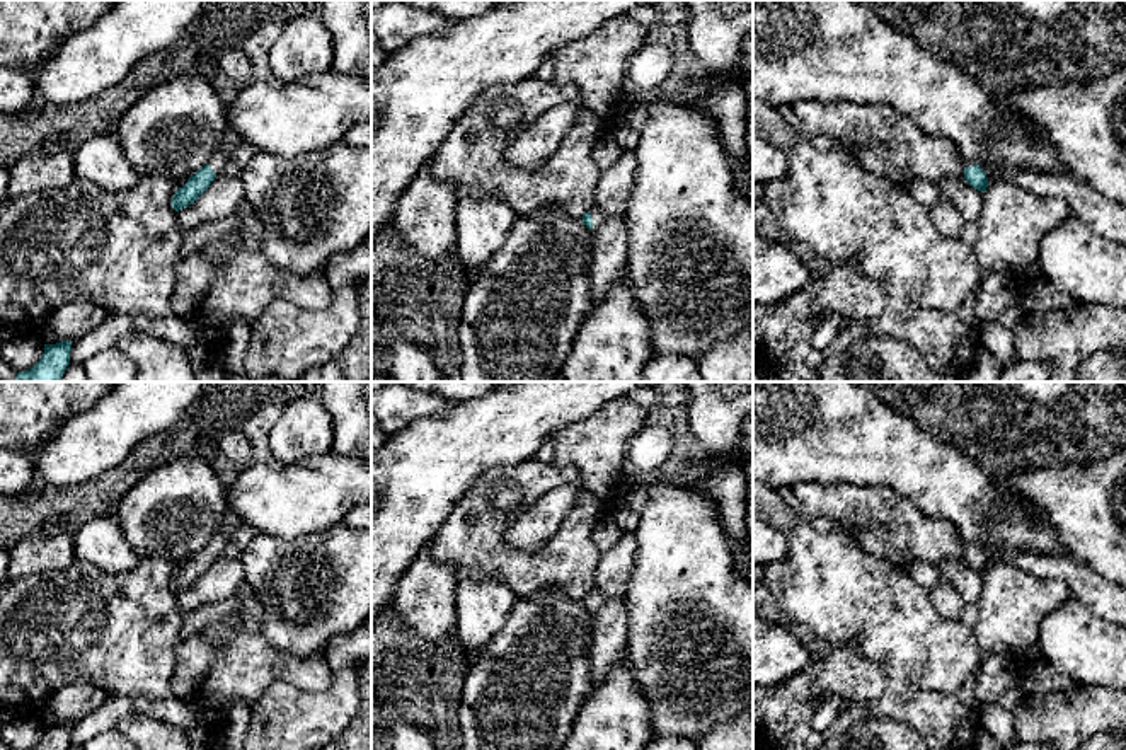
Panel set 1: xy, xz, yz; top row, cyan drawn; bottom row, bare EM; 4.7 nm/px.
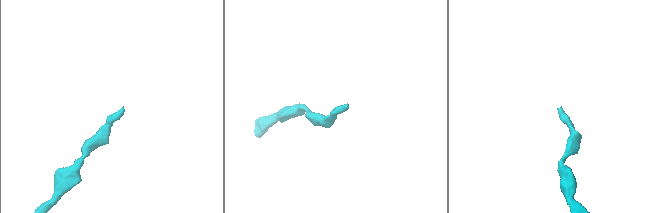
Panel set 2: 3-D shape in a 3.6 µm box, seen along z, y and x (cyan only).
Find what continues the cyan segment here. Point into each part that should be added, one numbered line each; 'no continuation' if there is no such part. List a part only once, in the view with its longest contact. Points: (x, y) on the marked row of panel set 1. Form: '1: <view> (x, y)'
1: xz (598, 217)

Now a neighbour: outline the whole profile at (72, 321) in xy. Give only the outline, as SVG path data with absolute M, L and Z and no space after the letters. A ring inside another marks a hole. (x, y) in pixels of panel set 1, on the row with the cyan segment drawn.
M73 300L51 314L48 326L39 332L44 344L75 341L104 324L112 314L94 302Z

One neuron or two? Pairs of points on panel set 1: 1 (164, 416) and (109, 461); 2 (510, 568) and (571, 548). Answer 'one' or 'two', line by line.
1: one
2: one

